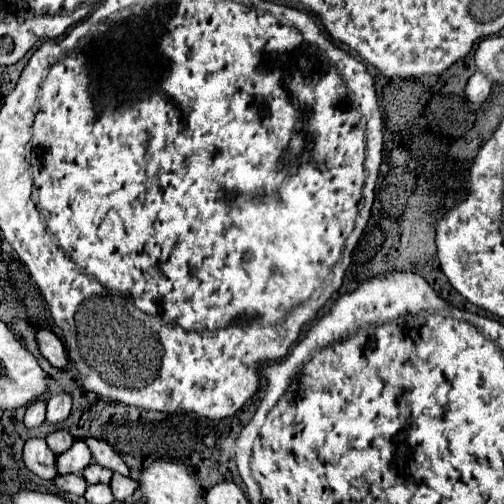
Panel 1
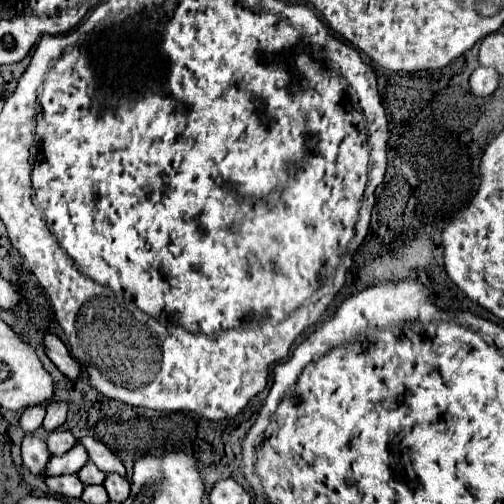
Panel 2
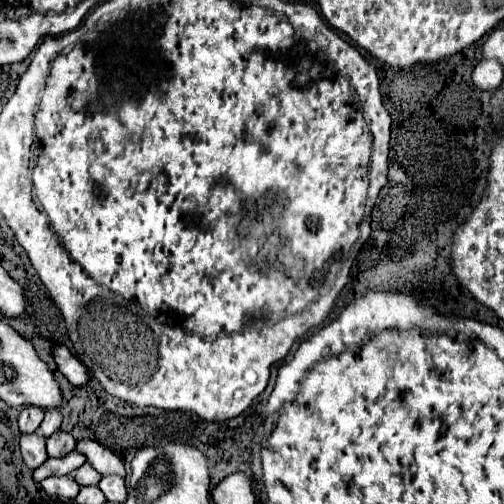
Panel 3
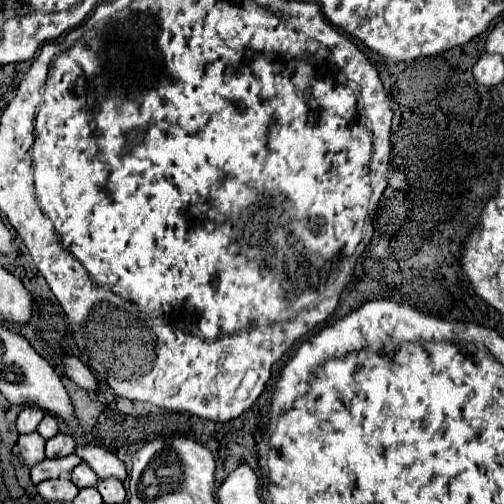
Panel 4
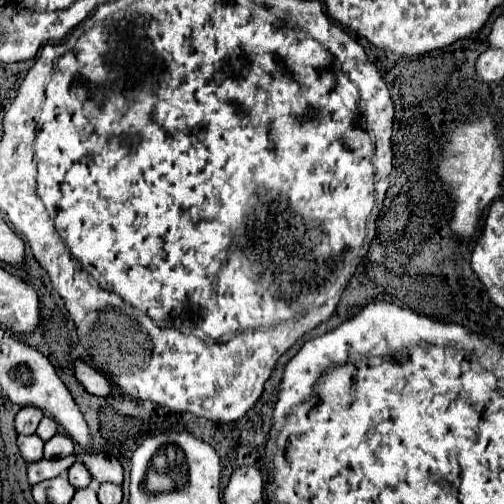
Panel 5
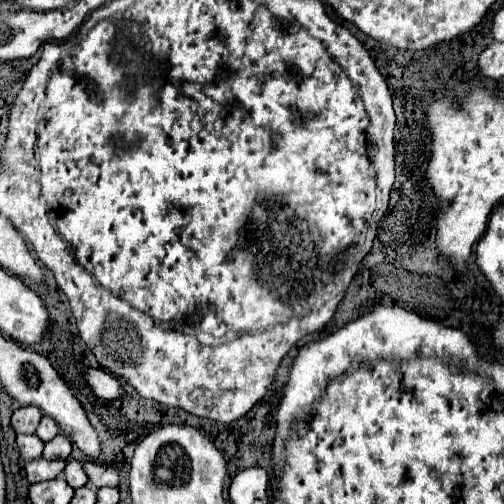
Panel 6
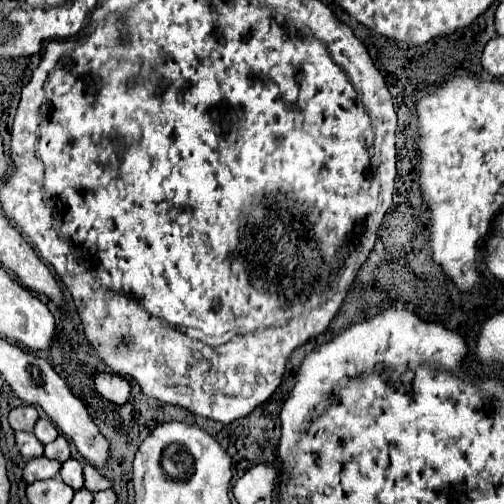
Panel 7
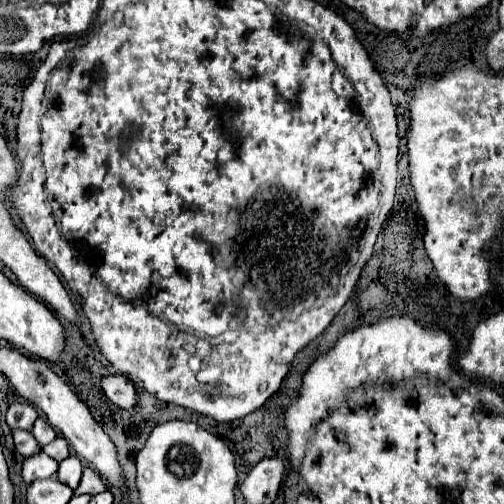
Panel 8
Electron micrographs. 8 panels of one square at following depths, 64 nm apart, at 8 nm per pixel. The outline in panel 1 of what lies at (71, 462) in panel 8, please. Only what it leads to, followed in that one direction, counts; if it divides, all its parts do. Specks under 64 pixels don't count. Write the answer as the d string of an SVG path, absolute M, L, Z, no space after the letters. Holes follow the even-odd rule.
M90 464L90 466L82 472L82 476L84 476L84 480L86 480L88 484L98 484L98 482L108 484L108 480L110 480L112 474L110 474L106 468L100 468L98 464Z

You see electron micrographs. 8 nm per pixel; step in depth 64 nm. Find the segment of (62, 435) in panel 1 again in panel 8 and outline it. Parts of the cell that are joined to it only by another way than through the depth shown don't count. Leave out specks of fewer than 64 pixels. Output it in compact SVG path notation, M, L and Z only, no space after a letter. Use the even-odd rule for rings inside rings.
M56 438L54 442L50 442L48 446L44 446L42 448L48 456L52 456L54 460L64 460L64 458L68 458L68 444L66 444L66 440L64 438Z

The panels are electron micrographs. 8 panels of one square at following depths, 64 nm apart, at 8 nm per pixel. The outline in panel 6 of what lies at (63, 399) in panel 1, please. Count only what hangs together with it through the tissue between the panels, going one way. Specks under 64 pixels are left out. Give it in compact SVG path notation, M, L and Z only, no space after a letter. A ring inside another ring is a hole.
M42 416L40 424L38 424L38 430L36 430L36 436L42 440L42 442L50 442L54 436L58 434L58 426L52 418L48 416Z

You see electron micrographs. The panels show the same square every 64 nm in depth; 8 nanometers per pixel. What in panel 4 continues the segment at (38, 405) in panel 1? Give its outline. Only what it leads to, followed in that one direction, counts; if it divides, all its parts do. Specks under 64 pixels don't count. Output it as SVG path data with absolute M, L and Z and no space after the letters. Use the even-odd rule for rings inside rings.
M24 408L18 414L16 428L18 428L20 434L30 434L30 432L34 432L38 428L42 418L44 418L44 410L42 408Z

